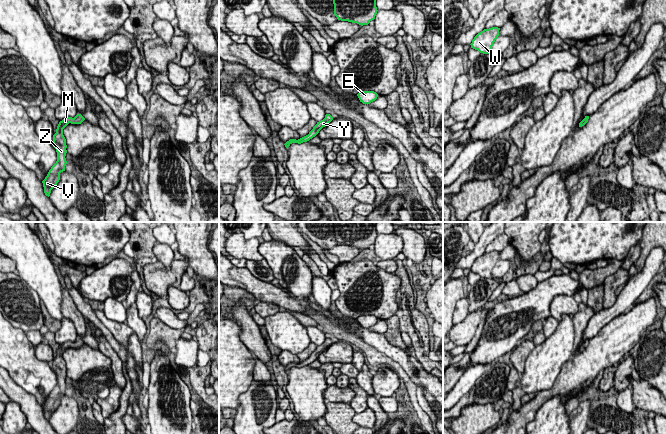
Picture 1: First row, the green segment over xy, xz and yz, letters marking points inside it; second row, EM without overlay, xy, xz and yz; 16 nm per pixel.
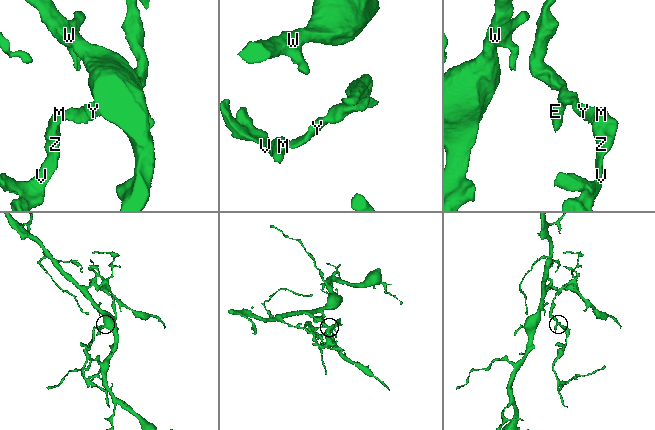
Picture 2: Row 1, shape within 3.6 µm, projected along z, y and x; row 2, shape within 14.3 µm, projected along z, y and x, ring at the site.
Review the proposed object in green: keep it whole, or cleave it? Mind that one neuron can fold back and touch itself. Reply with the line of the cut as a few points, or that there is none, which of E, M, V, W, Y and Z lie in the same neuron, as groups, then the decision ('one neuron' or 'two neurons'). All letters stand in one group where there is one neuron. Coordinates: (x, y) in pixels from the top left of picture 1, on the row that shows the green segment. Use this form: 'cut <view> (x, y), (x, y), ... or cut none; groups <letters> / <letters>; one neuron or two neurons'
cut none; groups E M V W Y Z; one neuron

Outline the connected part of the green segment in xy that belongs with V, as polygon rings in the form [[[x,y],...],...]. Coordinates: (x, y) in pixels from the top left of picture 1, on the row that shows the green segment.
[[[77,114],[74,118],[66,117],[59,122],[56,133],[53,135],[53,147],[57,152],[57,161],[49,170],[47,176],[42,181],[44,187],[44,193],[46,196],[50,196],[51,190],[57,185],[60,180],[60,173],[65,171],[67,145],[66,139],[63,135],[63,129],[69,124],[81,124],[85,118],[81,114]]]

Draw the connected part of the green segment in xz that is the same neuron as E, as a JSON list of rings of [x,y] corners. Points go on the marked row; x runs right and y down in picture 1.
[[[363,91],[363,92],[359,92],[357,96],[360,102],[368,105],[377,99],[378,94],[374,91]]]

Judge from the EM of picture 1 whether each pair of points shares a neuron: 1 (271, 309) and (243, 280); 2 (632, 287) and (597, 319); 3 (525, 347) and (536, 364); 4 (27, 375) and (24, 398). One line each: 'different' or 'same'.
1: different
2: same
3: different
4: different

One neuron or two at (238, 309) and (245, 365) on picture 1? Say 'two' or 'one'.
two

